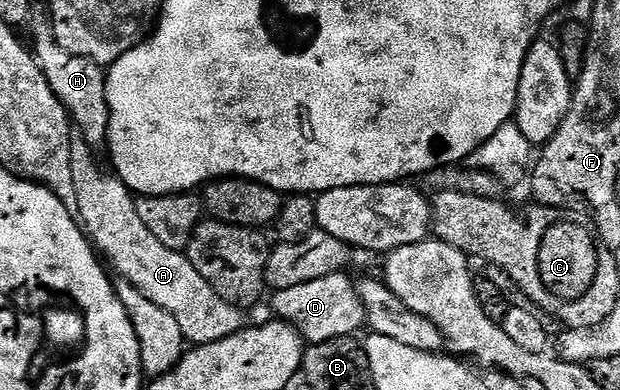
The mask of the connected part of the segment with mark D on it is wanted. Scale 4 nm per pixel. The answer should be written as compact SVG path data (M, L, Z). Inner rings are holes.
M346 272L313 279L313 283L297 283L297 287L280 289L274 294L271 309L276 318L286 321L303 336L304 342L316 345L329 339L349 337L364 328L367 312L359 298L356 282L347 278Z

